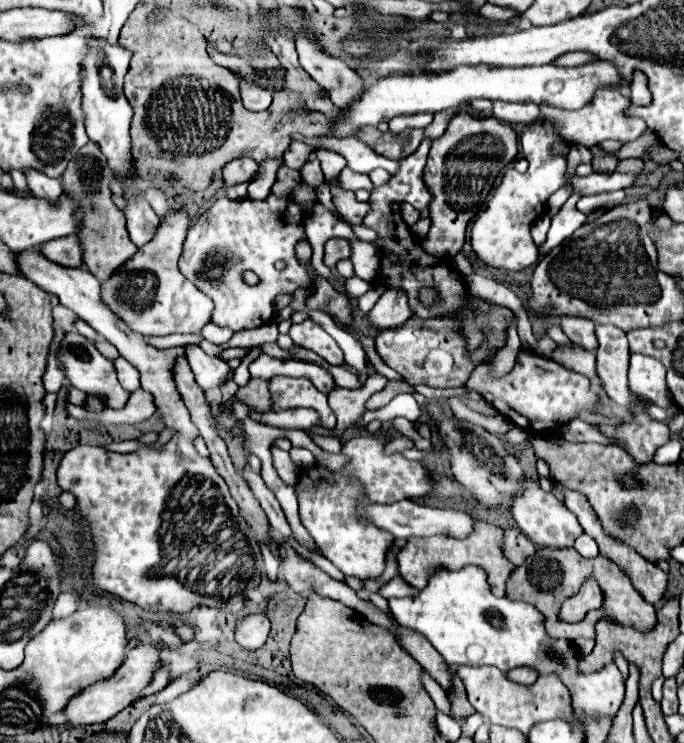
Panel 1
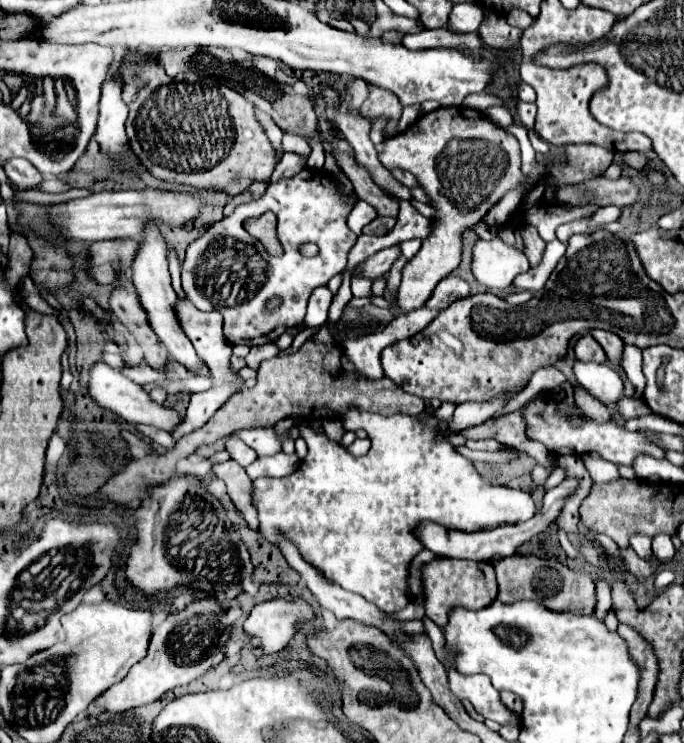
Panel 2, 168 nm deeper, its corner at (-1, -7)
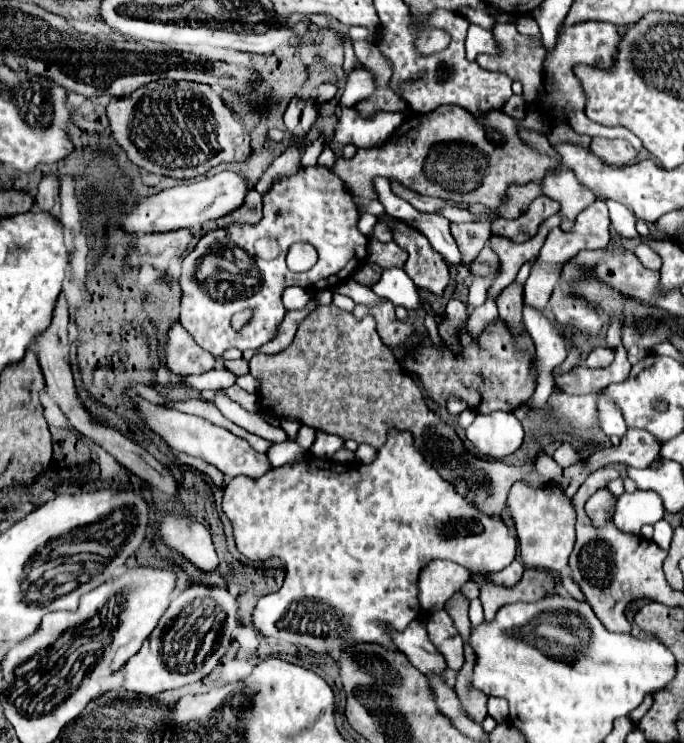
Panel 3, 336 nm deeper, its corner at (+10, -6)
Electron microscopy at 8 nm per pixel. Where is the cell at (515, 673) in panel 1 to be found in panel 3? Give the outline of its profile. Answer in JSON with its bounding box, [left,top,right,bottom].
[487,696,509,724]

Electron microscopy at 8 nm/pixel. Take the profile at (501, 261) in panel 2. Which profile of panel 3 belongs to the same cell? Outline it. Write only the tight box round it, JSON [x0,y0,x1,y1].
[467,278,493,308]

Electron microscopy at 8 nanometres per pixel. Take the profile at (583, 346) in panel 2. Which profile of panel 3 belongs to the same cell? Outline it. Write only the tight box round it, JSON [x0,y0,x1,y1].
[585,348,615,368]

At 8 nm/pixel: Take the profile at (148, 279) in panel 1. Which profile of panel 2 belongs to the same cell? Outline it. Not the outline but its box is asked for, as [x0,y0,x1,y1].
[176,297,238,383]

